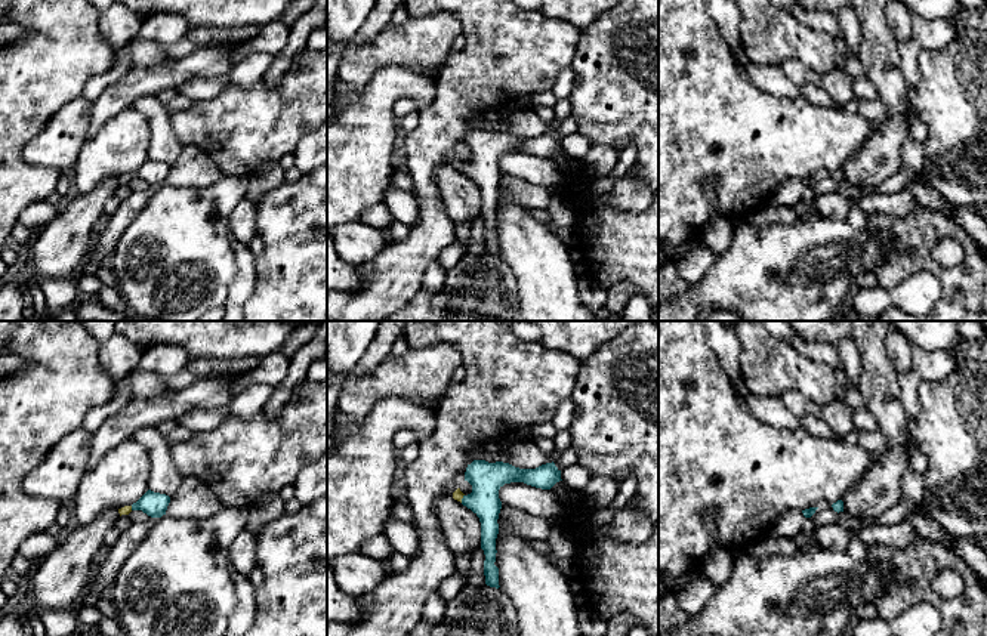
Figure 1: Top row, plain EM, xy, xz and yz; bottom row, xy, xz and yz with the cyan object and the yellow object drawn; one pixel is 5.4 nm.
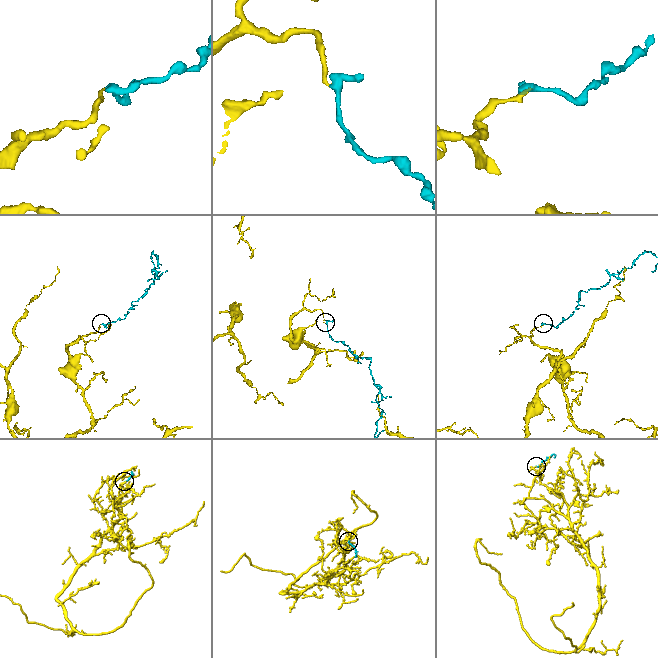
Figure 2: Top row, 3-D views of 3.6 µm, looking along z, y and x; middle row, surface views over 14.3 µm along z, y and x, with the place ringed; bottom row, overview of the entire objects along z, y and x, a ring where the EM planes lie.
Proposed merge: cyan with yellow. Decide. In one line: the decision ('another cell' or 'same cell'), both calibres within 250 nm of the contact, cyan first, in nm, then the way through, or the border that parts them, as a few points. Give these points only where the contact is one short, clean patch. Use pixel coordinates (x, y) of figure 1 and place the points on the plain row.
same cell; 180 nm thick on the cyan side, 60 nm on the other; runs through xz (486, 147), (471, 167), (462, 167), (457, 163)

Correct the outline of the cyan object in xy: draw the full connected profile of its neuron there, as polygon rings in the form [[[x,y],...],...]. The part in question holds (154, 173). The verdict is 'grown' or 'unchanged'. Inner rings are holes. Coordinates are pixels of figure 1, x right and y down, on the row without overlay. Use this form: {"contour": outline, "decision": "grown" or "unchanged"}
{"contour": [[[148,158],[136,172],[118,177],[120,185],[129,183],[132,179],[142,179],[151,186],[161,186],[166,183],[170,166],[166,163]]], "decision": "grown"}

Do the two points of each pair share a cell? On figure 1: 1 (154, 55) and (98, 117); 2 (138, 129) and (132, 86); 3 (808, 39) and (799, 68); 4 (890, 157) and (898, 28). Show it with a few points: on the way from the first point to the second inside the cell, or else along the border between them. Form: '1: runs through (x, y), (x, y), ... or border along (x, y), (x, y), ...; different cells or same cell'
1: border along (172, 61), (163, 65), (133, 68); different cells
2: border along (132, 105), (119, 111), (102, 124); different cells
3: border along (780, 64), (787, 59), (799, 59), (807, 67); different cells
4: border along (884, 15), (891, 34), (898, 42); different cells

